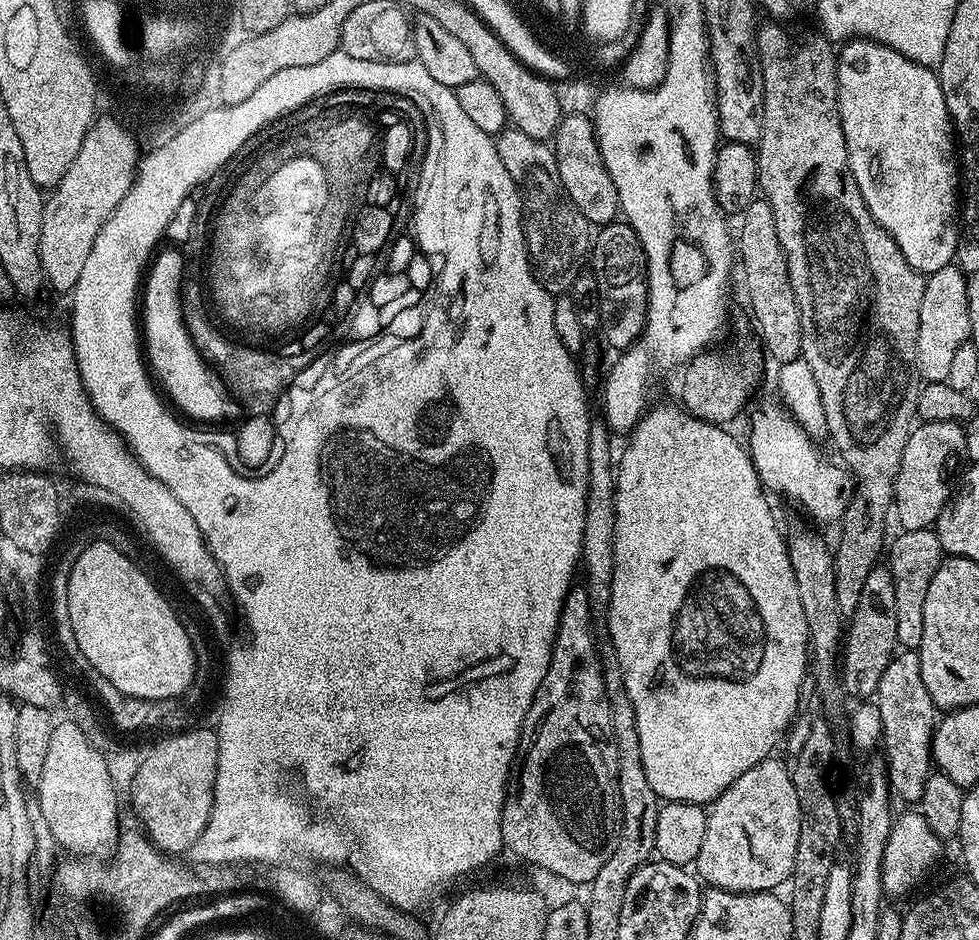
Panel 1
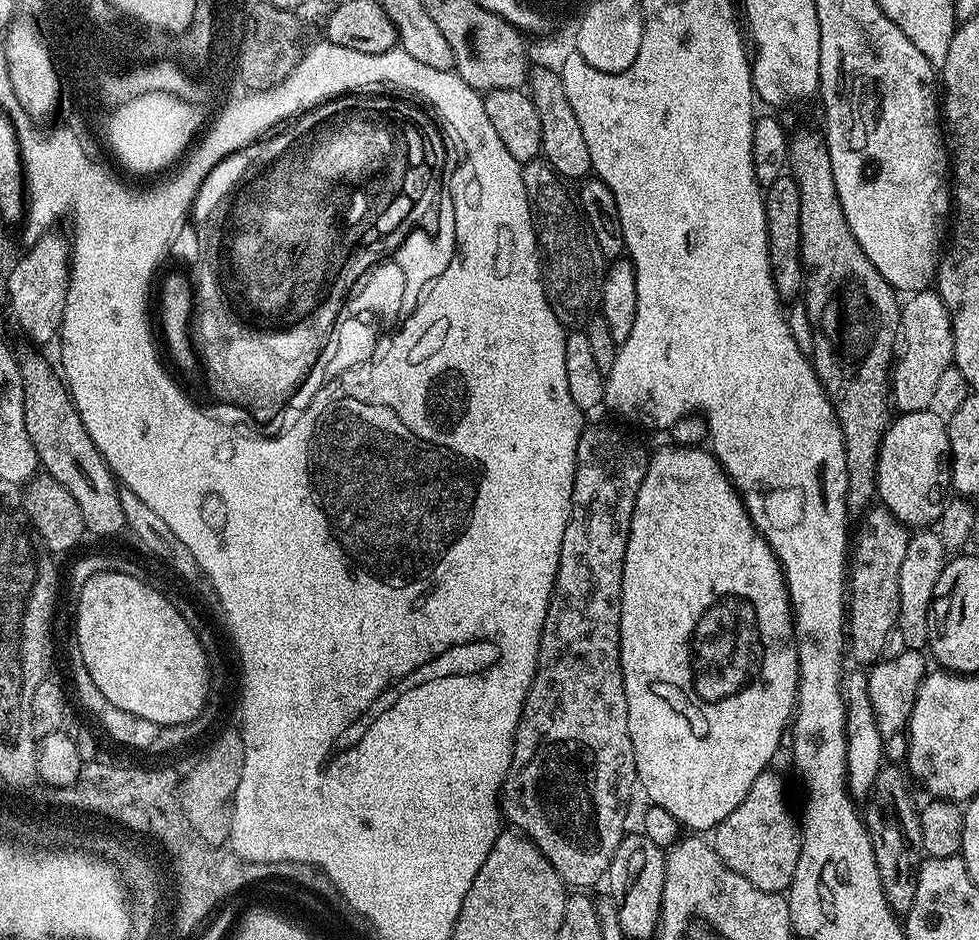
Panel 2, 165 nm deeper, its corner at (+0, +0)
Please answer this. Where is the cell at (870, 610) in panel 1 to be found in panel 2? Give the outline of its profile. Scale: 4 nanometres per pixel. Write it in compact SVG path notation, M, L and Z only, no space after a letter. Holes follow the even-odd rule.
M883 506L869 507L863 513L864 522L860 526L860 534L854 538L854 553L850 564L850 595L846 600L846 640L850 645L850 656L860 666L871 666L885 655L884 647L888 644L888 635L893 635L898 618L898 573L902 570L902 562L906 559L909 529L890 510Z

